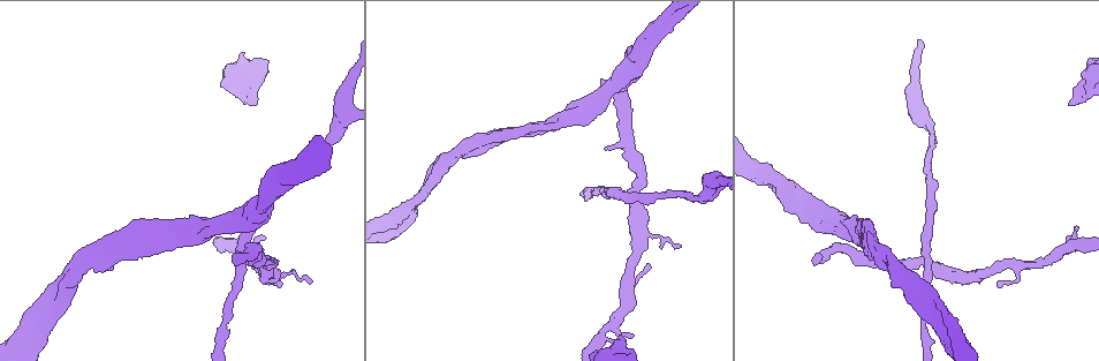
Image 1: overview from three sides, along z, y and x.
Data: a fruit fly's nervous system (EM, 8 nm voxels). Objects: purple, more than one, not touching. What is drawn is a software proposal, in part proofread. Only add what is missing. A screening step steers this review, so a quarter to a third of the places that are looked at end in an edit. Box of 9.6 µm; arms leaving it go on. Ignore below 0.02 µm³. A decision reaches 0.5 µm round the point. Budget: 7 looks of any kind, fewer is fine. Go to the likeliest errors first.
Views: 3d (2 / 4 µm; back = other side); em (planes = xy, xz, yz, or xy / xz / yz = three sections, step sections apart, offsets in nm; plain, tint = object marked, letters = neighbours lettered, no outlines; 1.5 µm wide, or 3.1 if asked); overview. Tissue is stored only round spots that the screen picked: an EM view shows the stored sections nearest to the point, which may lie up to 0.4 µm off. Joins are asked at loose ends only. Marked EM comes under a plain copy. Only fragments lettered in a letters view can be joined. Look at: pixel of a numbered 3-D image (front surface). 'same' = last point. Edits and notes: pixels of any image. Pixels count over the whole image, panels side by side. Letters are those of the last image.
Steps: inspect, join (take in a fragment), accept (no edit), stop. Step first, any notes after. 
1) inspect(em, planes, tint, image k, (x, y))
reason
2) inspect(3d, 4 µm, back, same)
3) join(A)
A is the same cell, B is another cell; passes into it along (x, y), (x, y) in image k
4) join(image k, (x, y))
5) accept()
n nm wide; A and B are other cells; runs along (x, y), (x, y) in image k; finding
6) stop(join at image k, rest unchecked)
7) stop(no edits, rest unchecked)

inspect(em, planes, letters, image 1, (237, 251))

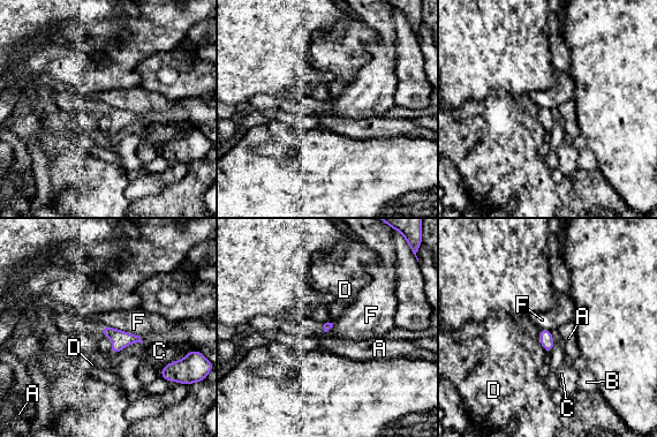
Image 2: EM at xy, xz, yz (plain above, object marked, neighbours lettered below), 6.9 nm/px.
accept()
A, B, C, D and F are other cells; none of them fits

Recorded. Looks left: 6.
inspect(em, planes, letters, image 1, (263, 238))
branch stops here

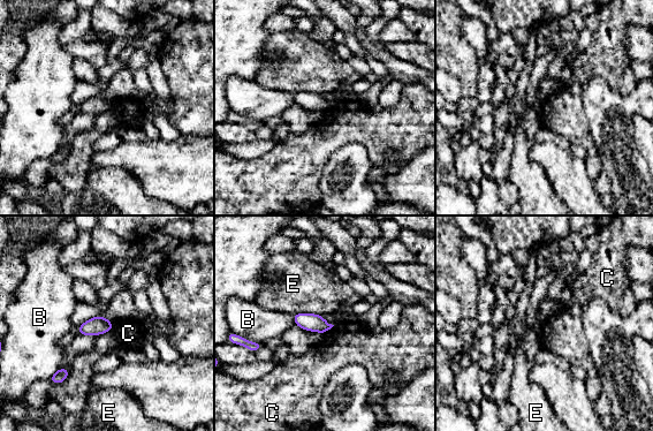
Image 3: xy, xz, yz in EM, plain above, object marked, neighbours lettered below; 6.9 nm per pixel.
accept()
B, C and E are other cells; border along (334, 325), (324, 334) in image 3; no lettered fragment goes on from it

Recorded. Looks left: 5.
inspect(em, xy, step 8, tint, image 1, (1069, 105))
thick end

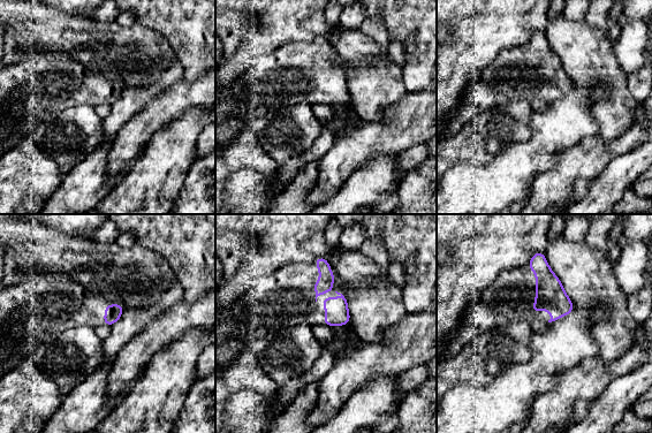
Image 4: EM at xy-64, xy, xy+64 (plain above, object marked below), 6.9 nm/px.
inspect(em, xy, step 8, letters, same)
see the neighbours

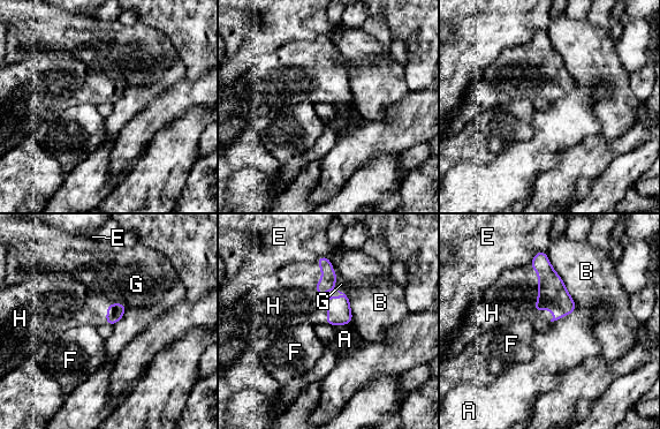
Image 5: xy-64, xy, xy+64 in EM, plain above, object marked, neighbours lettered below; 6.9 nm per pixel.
join(H)
H is the same cell, A, B, E, F and G are other cells; the neuron continues

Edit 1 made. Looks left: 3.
stop(join at image 5, rest unchecked)

